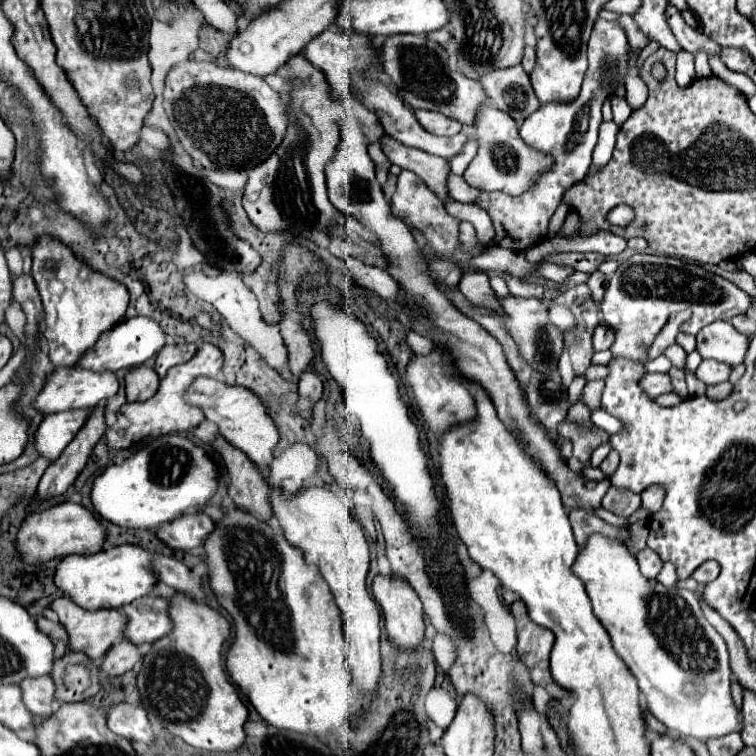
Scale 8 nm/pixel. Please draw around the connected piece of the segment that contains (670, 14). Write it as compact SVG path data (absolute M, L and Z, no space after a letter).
M667 3L665 15L667 15L667 23L669 23L675 39L679 41L679 45L681 45L683 49L687 49L687 51L691 51L691 53L697 53L699 49L705 49L707 53L719 53L721 47L719 47L717 43L713 43L713 39L709 39L707 35L701 35L701 33L697 33L695 29L691 29L691 27L683 21L681 11L679 11L677 7L673 7L671 3Z

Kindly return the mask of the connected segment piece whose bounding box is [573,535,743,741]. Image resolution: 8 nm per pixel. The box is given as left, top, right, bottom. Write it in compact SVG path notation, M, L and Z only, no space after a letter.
M591 535L587 545L579 551L573 571L587 587L587 595L593 605L595 617L607 629L613 649L625 661L629 671L639 683L639 691L647 703L647 711L659 719L667 729L679 737L709 739L727 733L741 733L743 717L731 699L731 669L729 653L723 637L713 631L709 621L699 609L697 595L687 589L667 589L659 581L645 579L639 571L637 559L617 539L605 539L603 535Z

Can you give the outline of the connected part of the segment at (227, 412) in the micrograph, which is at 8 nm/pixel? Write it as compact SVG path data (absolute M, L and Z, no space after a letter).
M199 377L195 383L189 387L185 399L191 405L197 405L203 409L205 417L213 423L217 423L219 433L237 449L247 453L247 457L261 469L267 469L273 461L275 449L279 445L279 429L275 421L269 417L267 409L261 405L257 395L249 391L247 387L237 387L237 385L227 385L219 379L209 379L209 377Z

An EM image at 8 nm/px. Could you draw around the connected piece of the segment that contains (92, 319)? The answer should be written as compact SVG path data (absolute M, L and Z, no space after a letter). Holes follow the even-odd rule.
M41 239L37 243L37 247L33 247L33 271L31 271L31 277L41 293L41 299L43 299L43 309L45 309L45 329L43 329L43 337L47 339L49 343L49 359L53 363L53 367L71 367L75 365L81 355L91 349L99 335L109 331L113 325L117 325L123 317L125 317L125 311L127 311L127 303L129 303L129 293L127 289L113 281L113 279L105 279L105 275L89 269L81 259L77 259L63 243L59 241L53 241L53 239ZM53 283L61 283L61 287L51 287Z

